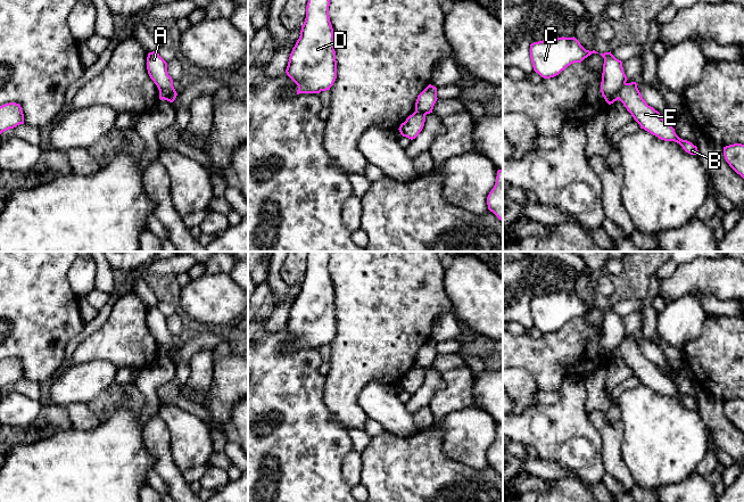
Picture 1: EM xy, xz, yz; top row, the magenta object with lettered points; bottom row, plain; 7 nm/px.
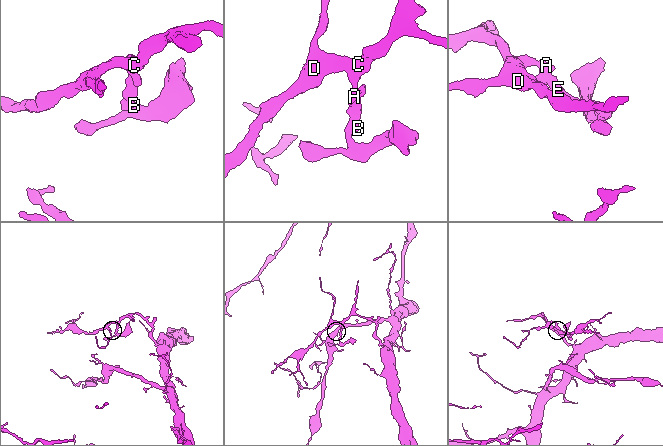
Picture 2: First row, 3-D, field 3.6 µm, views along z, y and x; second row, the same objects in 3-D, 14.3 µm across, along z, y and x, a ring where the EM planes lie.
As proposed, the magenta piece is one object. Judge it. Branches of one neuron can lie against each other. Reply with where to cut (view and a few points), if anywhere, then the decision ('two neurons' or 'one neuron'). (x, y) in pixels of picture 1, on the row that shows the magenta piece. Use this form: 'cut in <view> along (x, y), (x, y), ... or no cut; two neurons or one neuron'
cut in yz along (625, 82), (617, 98); two neurons

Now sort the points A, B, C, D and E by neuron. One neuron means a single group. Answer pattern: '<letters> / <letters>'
A C D / B E

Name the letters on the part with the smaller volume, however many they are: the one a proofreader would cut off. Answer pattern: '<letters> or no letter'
B, E

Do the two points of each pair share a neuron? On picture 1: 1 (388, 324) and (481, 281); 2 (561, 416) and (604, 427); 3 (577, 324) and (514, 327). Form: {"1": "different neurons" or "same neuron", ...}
{"1": "different neurons", "2": "different neurons", "3": "different neurons"}

